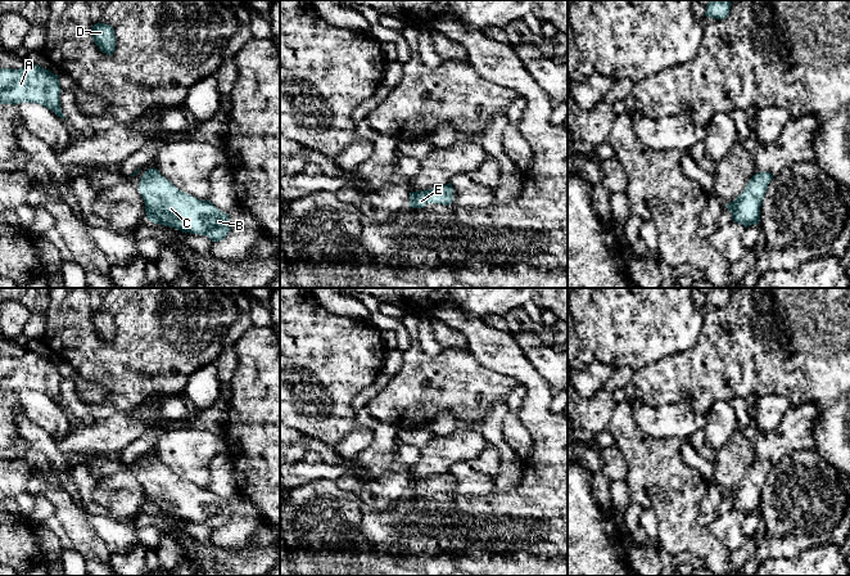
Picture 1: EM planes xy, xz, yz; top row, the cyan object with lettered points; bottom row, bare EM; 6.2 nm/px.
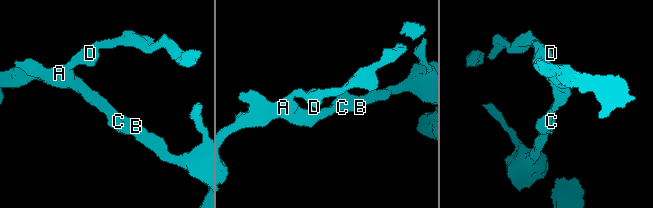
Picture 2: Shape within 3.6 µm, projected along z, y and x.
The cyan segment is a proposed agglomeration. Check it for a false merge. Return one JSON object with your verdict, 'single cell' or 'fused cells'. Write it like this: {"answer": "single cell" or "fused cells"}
{"answer": "single cell"}

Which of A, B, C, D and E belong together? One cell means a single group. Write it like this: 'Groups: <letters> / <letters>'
Groups: A B C D E

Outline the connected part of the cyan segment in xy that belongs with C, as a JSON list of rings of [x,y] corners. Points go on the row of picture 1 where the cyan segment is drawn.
[[[157,168],[144,172],[139,189],[145,202],[146,219],[154,224],[207,235],[212,242],[222,240],[230,233],[229,213],[216,208],[211,201],[181,192]]]

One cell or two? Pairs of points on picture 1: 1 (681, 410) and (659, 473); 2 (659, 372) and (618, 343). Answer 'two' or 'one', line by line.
1: two
2: two

